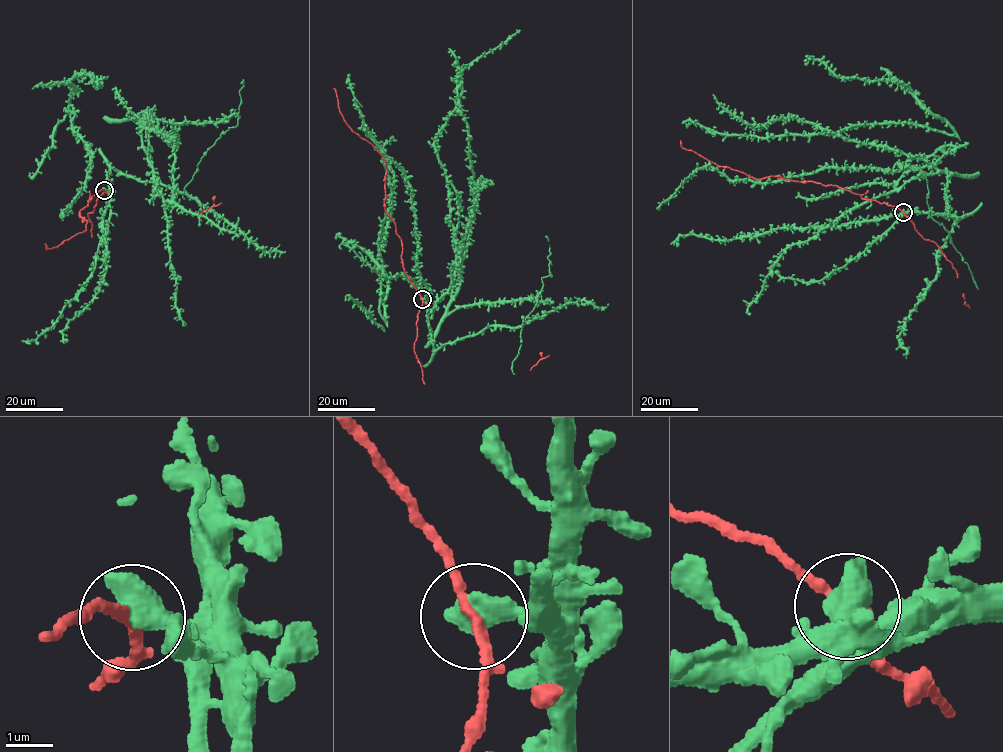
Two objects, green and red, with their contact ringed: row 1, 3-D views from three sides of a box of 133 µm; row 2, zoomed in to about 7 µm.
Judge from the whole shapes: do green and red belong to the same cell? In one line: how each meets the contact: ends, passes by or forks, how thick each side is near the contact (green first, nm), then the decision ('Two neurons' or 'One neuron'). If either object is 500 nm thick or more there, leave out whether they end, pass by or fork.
Thickness 700 nm (green) against 240 nm. One neuron

